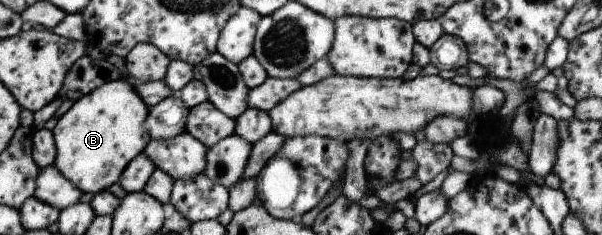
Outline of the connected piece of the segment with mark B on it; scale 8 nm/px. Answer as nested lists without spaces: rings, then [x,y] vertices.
[[[111,81],[75,100],[70,109],[57,119],[51,134],[55,143],[53,167],[81,193],[103,192],[119,181],[127,163],[143,152],[150,137],[143,125],[147,117],[147,105],[133,91],[132,81]]]

